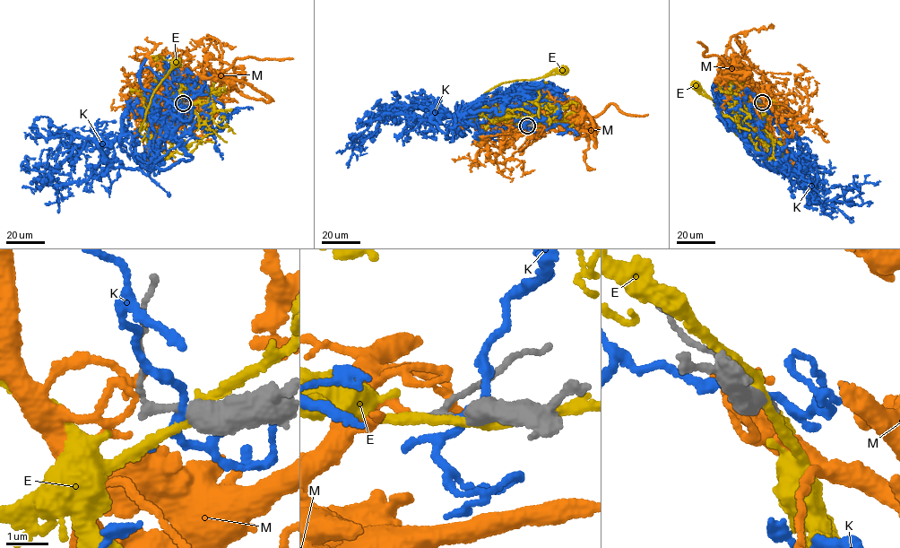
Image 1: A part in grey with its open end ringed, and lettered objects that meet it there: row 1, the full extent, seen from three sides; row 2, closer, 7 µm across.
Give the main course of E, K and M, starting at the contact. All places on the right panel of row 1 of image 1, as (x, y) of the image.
E: (761, 101), (765, 113), (762, 136), (760, 142), (750, 144), (734, 133), (719, 107), (696, 84)
K: (760, 101), (731, 83), (722, 98), (742, 130), (762, 128), (775, 154), (787, 151), (814, 202), (880, 181)
M: (760, 100), (744, 82), (741, 88), (722, 83), (718, 65), (727, 58), (731, 37), (770, 25)

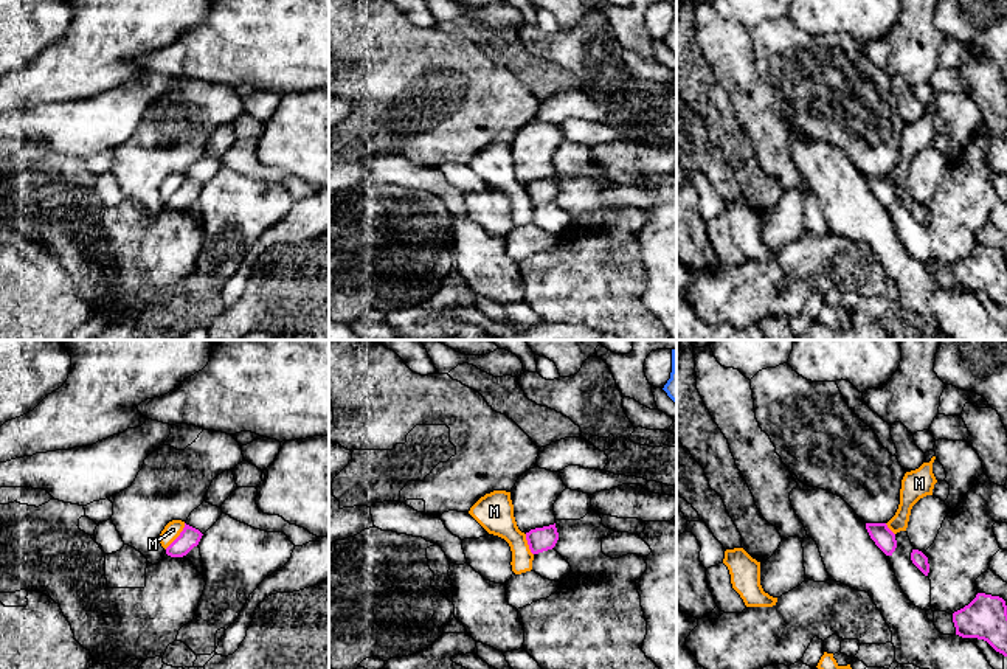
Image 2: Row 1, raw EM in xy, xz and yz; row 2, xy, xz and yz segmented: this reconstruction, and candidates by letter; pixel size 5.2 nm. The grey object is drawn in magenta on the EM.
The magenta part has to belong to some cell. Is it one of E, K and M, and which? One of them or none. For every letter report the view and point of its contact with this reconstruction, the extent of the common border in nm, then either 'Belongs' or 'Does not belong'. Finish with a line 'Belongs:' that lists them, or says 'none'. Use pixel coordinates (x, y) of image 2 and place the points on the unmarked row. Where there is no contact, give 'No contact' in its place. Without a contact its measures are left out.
E: No contact. Does not belong
K: No contact. Does not belong
M: Touches magenta at xy (179, 188). Shared border 170 nm. Does not belong
Belongs: none

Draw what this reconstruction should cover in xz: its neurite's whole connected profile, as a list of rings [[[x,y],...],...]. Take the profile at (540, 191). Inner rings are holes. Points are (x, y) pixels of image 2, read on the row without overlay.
[[[555,175],[531,182],[529,185],[526,185],[526,192],[532,206],[552,202],[559,192]]]

